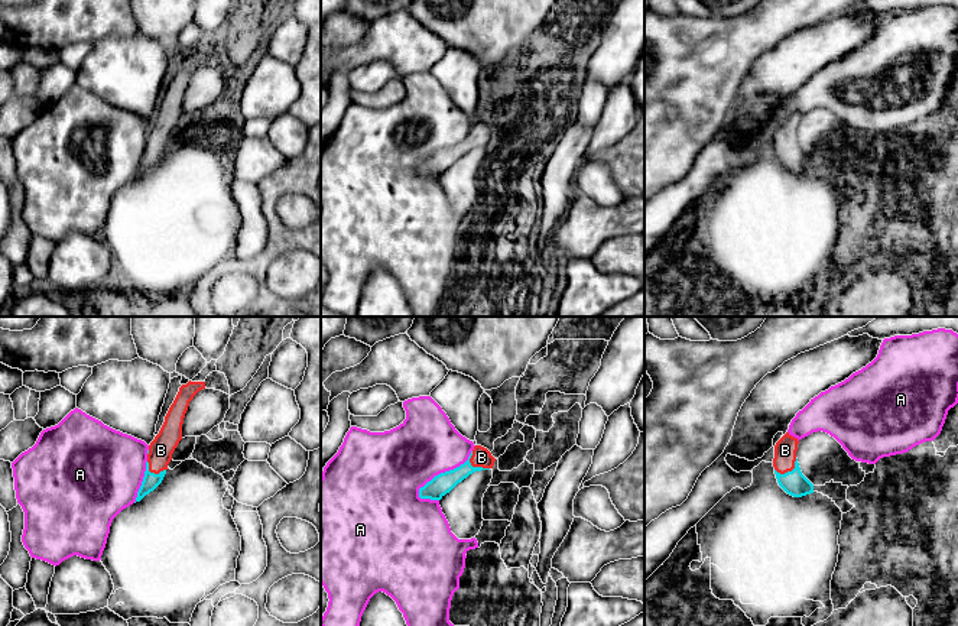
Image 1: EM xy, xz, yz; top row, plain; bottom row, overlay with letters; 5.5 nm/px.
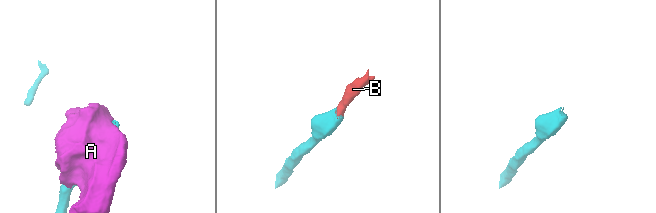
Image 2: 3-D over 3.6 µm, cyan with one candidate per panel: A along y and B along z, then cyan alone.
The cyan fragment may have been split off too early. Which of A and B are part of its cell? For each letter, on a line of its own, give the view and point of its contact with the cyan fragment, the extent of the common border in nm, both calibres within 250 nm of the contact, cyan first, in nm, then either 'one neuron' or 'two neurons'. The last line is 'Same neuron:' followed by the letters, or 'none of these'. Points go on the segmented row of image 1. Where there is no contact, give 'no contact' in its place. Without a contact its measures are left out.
A: xz (445, 472) | 400 nm | 120/360 nm | two neurons
B: xz (474, 467) | 140 nm | 120/110 nm | one neuron
Same neuron: B

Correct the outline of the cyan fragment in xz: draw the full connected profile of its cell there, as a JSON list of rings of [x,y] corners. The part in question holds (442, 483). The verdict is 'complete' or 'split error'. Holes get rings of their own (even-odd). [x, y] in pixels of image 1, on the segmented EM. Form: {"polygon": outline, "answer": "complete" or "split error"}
{"polygon": [[[475,445],[464,464],[454,470],[435,476],[431,481],[420,487],[419,497],[441,500],[446,493],[449,493],[458,483],[461,483],[470,474],[493,468],[494,461],[496,458],[487,448]]], "answer": "split error"}

